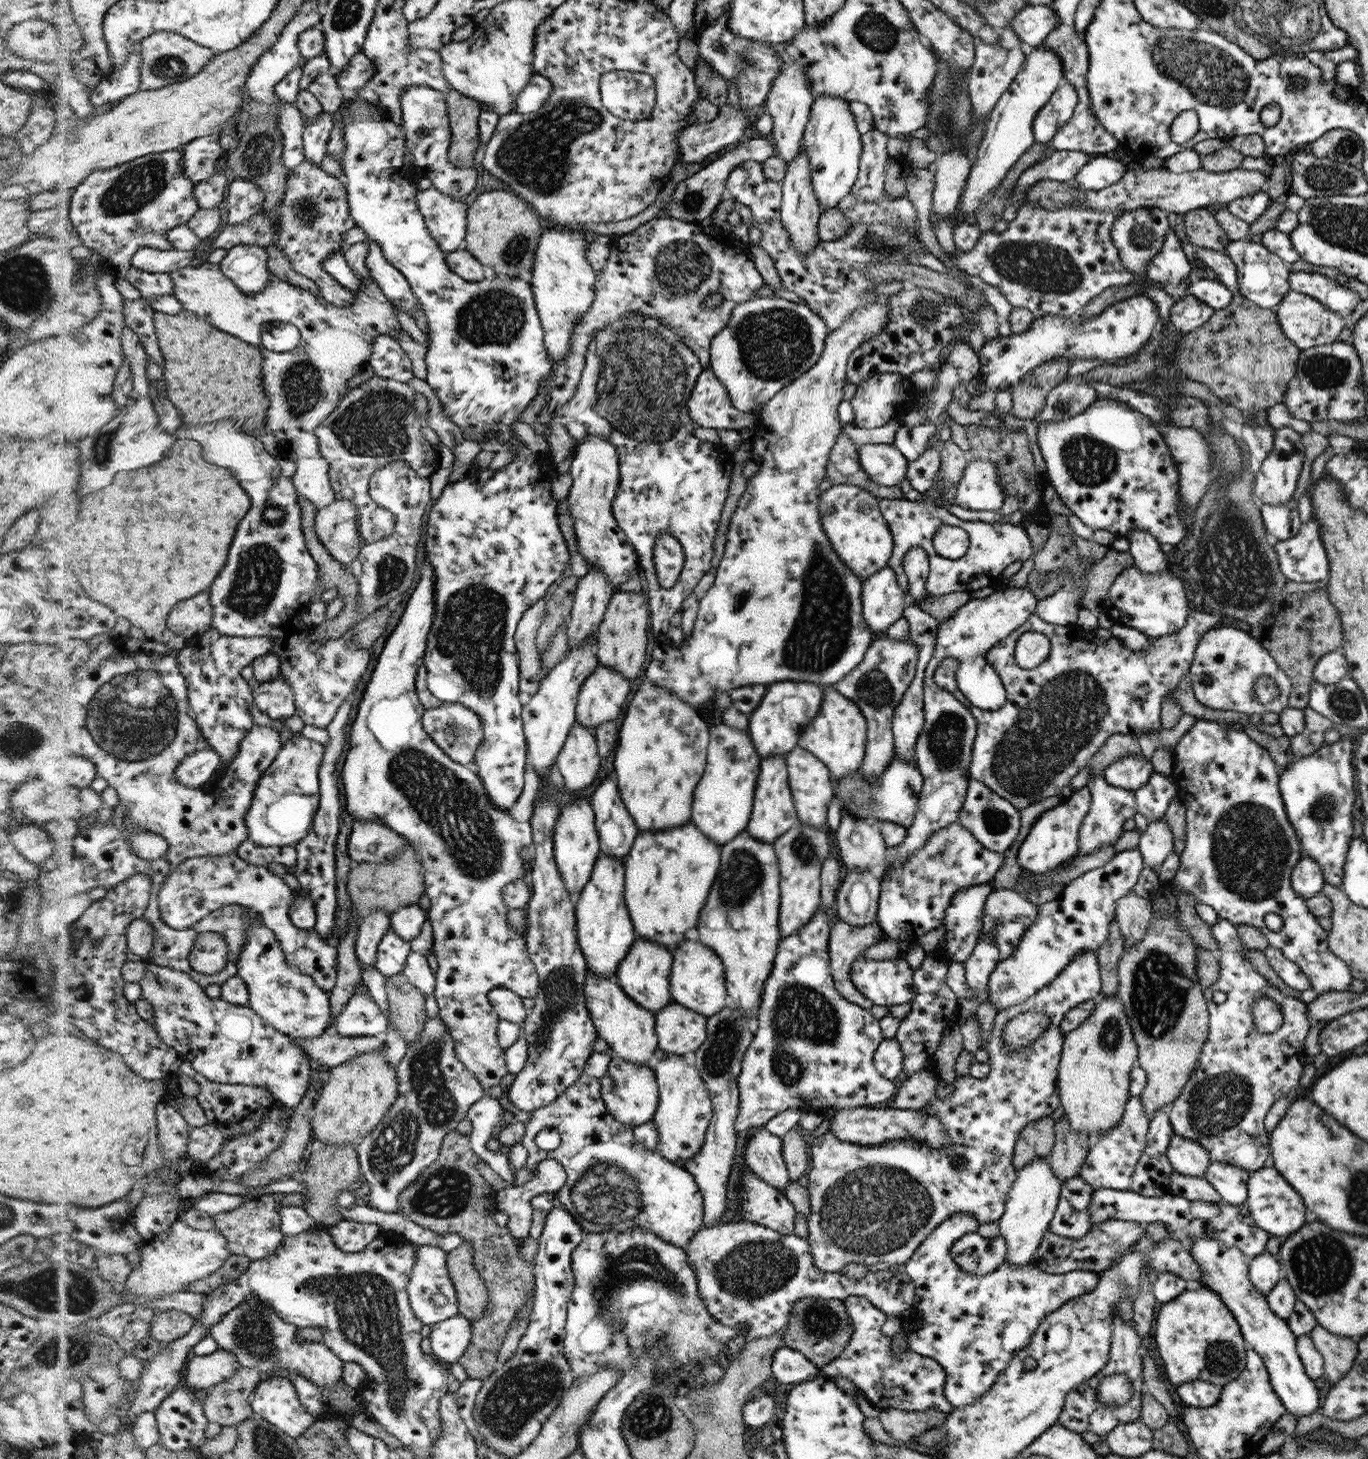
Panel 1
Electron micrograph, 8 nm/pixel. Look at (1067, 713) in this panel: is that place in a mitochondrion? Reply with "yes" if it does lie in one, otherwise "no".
yes

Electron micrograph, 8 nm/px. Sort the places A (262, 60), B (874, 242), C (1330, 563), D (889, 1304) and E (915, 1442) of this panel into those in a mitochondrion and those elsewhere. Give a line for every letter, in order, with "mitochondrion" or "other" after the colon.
A: other
B: mitochondrion
C: other
D: other
E: other

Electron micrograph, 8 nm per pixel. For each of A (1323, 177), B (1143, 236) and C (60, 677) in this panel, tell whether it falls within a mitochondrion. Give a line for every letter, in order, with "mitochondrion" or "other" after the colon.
A: mitochondrion
B: mitochondrion
C: other

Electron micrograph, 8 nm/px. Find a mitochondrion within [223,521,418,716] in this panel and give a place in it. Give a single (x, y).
(391, 570)

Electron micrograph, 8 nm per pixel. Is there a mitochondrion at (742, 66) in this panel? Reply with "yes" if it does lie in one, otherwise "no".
yes

